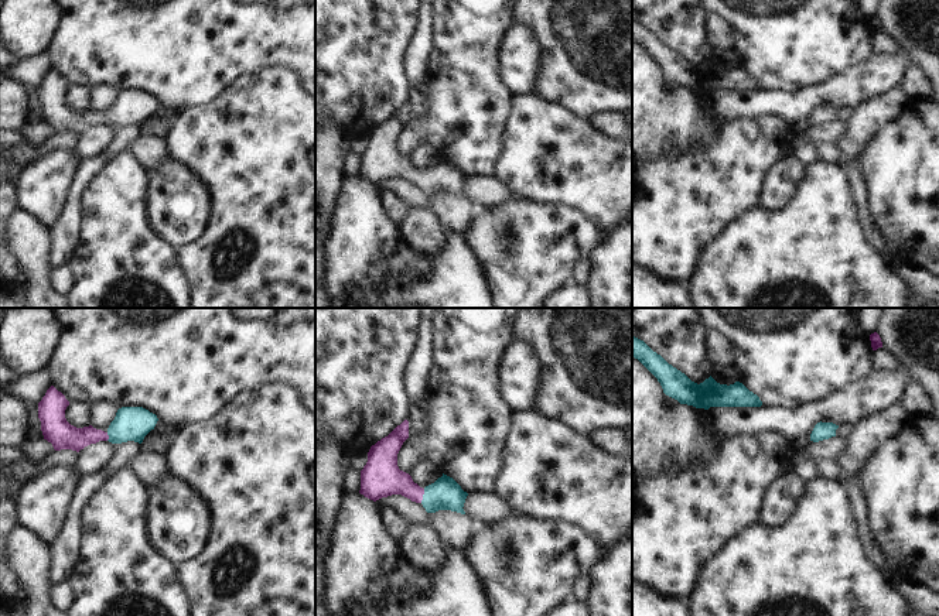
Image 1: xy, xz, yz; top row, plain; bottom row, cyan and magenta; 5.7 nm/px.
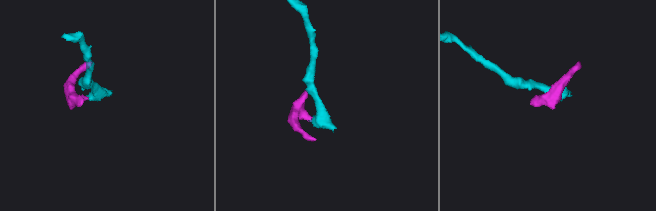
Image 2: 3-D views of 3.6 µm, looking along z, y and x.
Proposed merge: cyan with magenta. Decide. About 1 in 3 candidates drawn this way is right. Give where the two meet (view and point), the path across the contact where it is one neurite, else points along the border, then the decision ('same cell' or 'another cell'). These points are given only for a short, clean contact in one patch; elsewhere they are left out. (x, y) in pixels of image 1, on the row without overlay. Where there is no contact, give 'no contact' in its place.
xz (423, 180) | across xz (444, 177), (423, 180), (399, 166), (383, 161) | same cell

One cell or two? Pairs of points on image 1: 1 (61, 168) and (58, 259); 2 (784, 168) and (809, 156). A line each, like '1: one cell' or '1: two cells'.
1: two cells
2: two cells

